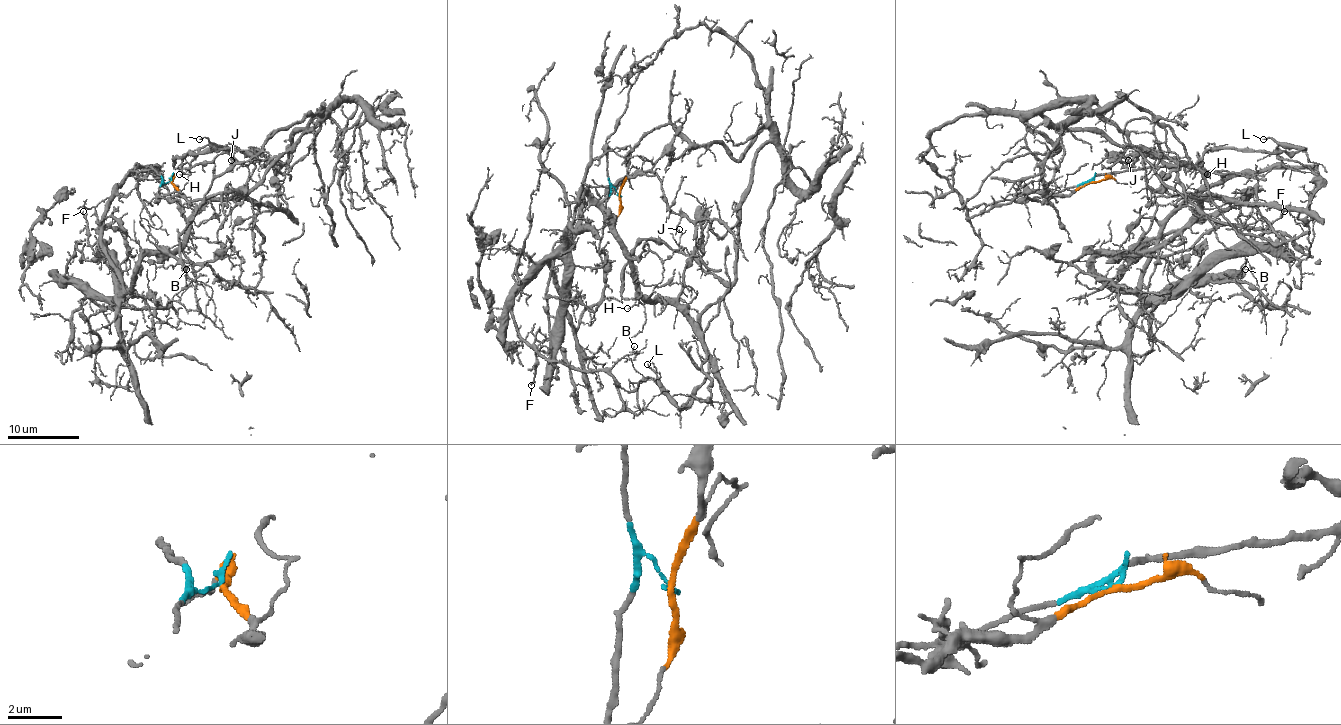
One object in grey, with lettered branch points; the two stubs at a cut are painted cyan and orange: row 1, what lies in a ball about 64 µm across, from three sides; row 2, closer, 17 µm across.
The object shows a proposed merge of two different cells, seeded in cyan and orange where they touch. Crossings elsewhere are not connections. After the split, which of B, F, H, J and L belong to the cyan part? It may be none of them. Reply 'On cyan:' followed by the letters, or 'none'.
On cyan: B, F

